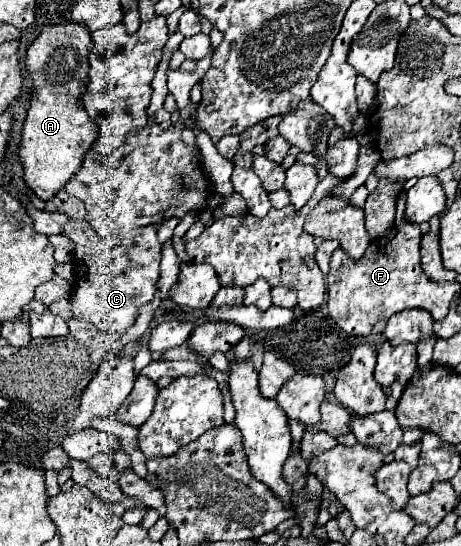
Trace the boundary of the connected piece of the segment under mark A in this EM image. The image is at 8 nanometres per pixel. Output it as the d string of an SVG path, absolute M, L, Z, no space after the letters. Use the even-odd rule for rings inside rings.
M67 22L57 26L45 26L37 40L29 46L25 64L33 78L31 108L23 124L23 140L19 156L25 170L27 186L41 198L49 200L65 182L81 168L85 152L97 140L97 126L87 116L81 94L87 84L89 62L87 56L93 48L87 26Z

